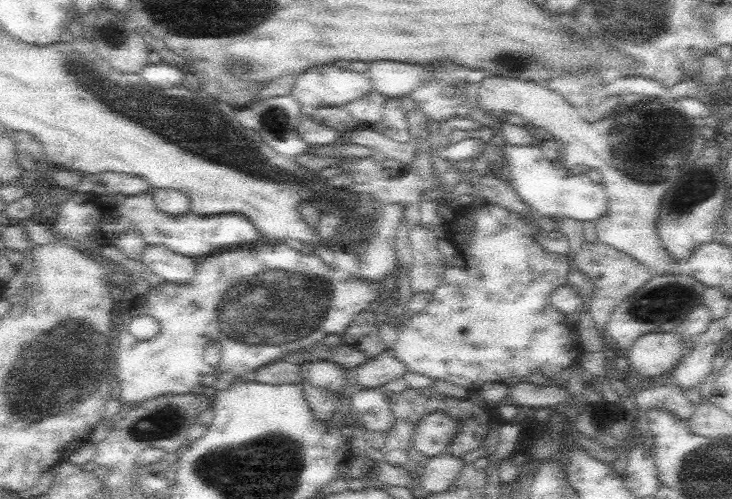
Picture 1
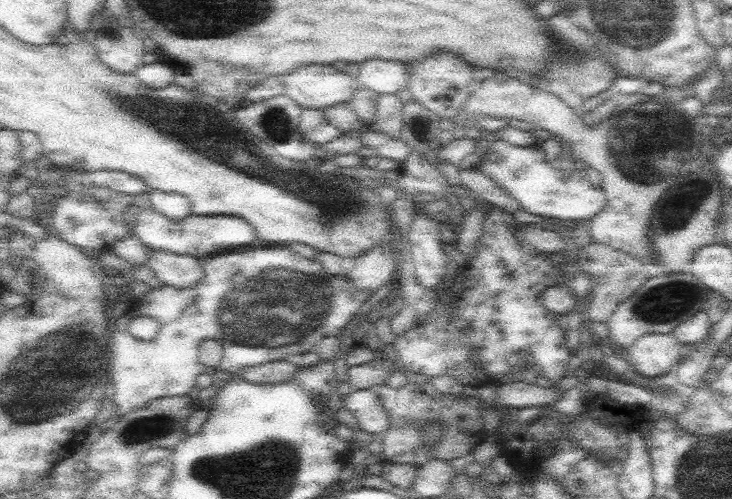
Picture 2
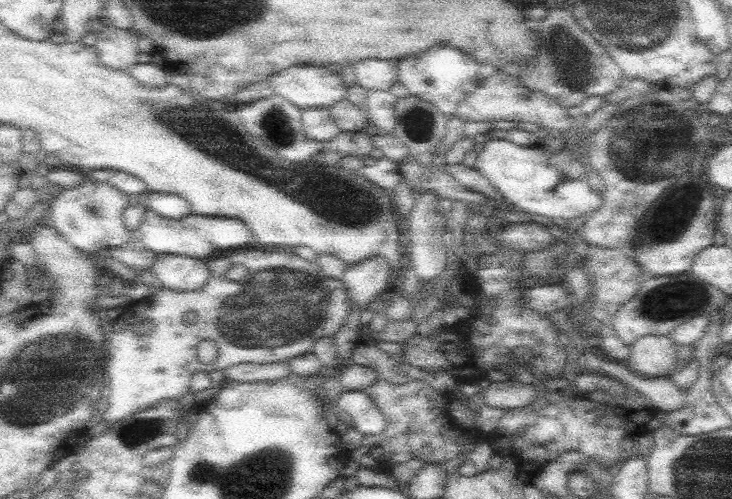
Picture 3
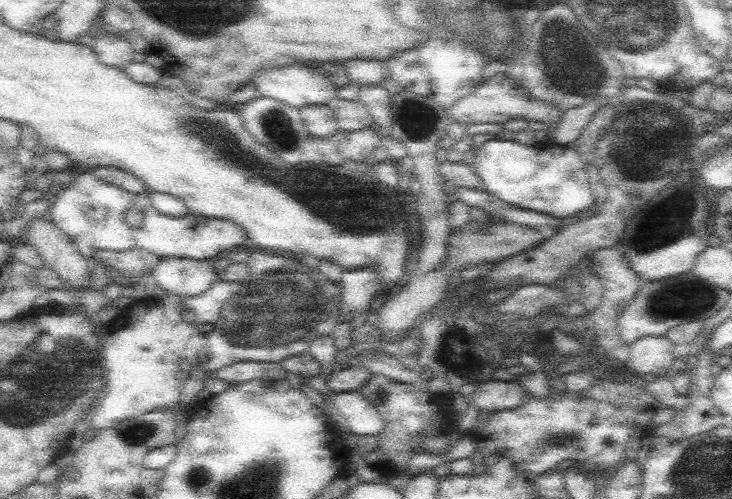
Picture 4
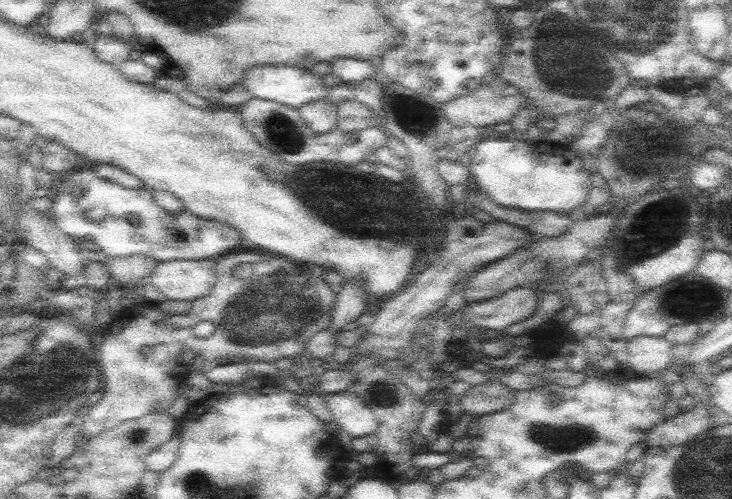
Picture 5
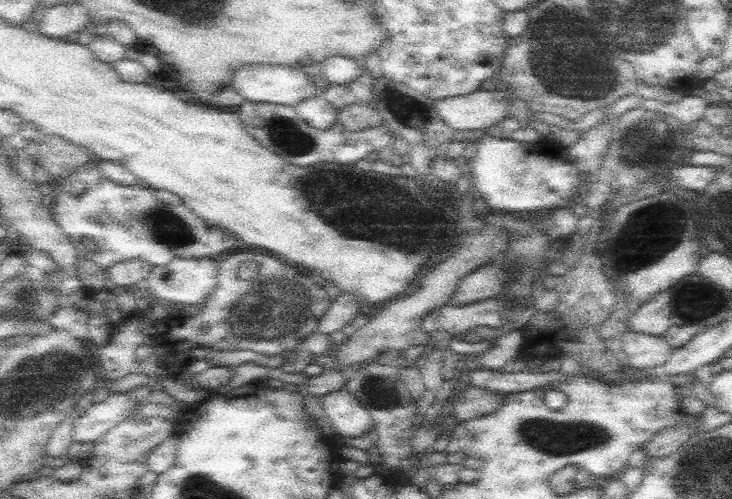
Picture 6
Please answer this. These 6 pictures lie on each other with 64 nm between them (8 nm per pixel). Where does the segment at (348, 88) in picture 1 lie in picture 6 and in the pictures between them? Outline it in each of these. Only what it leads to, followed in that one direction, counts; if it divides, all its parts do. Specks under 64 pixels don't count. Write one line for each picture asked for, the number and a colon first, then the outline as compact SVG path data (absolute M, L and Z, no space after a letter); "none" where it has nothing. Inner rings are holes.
2: M311 64L295 68L289 74L281 74L281 86L283 94L299 104L301 110L325 110L335 104L349 102L361 82L337 72L333 66Z
3: M315 66L285 68L281 72L275 72L275 74L267 76L261 82L269 84L269 88L273 90L273 96L283 96L287 102L295 104L299 110L305 110L305 108L331 108L333 104L343 100L345 94L347 94L347 84L341 82L339 74L335 74L329 68L315 68Z
4: M301 66L265 68L265 70L259 70L249 84L257 88L261 98L275 98L297 110L311 106L311 104L327 104L337 94L337 88L329 82L329 74L319 68L301 68Z
5: M253 66L247 70L241 80L243 88L251 92L251 98L255 100L271 100L275 104L285 104L291 108L301 108L303 104L309 104L313 100L323 100L329 96L329 88L321 84L321 76L315 76L303 68L289 68L289 66Z
6: M245 64L241 68L235 68L235 74L231 78L231 88L243 96L245 102L255 104L285 104L285 106L297 106L307 96L315 96L315 84L309 76L305 76L303 68L285 68L285 66L271 66L271 64Z

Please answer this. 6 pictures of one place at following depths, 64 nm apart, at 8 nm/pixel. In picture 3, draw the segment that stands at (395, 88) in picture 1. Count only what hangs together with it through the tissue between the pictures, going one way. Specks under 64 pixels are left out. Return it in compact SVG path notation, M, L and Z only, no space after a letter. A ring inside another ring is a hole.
M363 60L351 64L355 82L367 92L389 92L397 82L395 60Z

